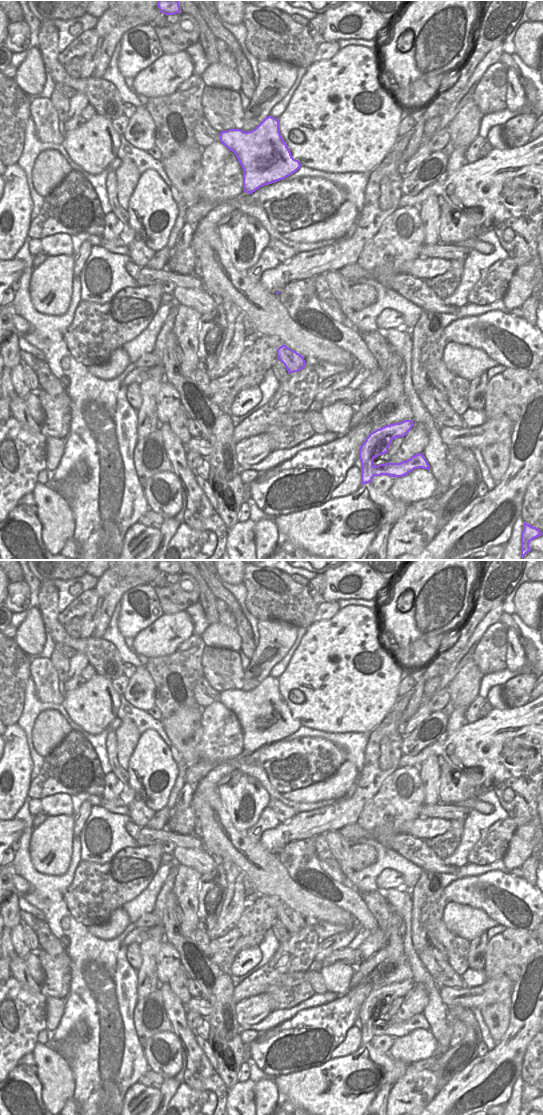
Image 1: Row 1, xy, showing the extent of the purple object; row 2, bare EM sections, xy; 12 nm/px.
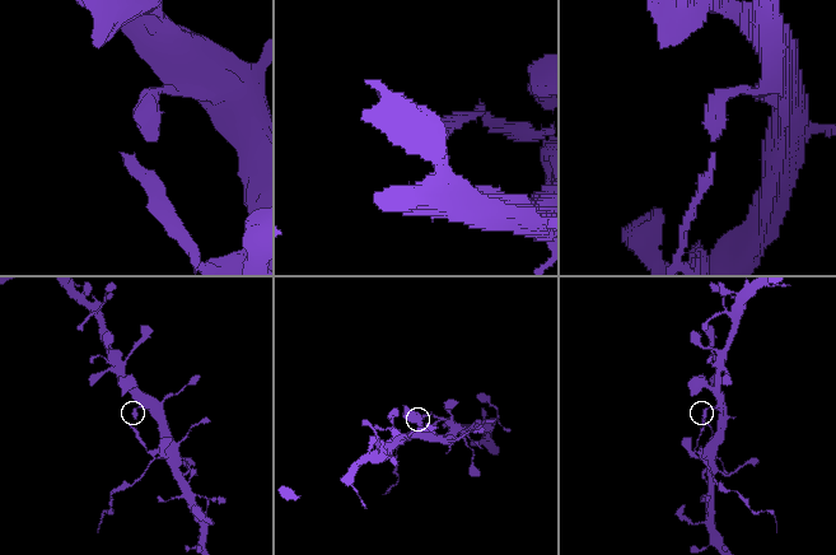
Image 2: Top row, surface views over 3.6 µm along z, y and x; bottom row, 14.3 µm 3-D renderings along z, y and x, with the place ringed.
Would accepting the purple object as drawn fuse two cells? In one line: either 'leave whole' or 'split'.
split

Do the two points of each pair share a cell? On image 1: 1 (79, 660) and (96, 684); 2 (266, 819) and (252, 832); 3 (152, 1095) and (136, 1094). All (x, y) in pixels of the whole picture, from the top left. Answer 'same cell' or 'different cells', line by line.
1: different cells
2: same cell
3: same cell

